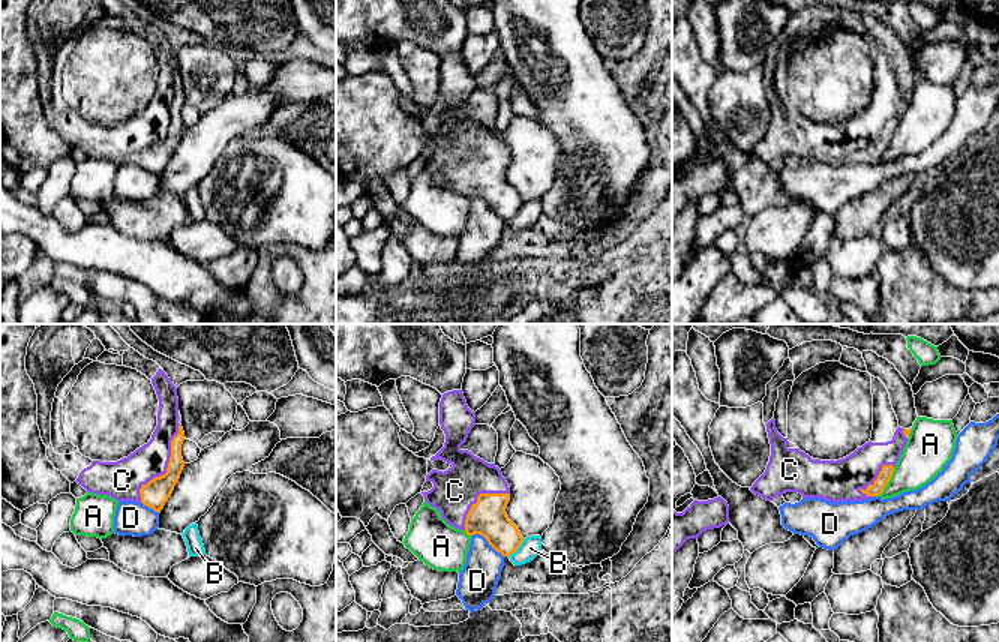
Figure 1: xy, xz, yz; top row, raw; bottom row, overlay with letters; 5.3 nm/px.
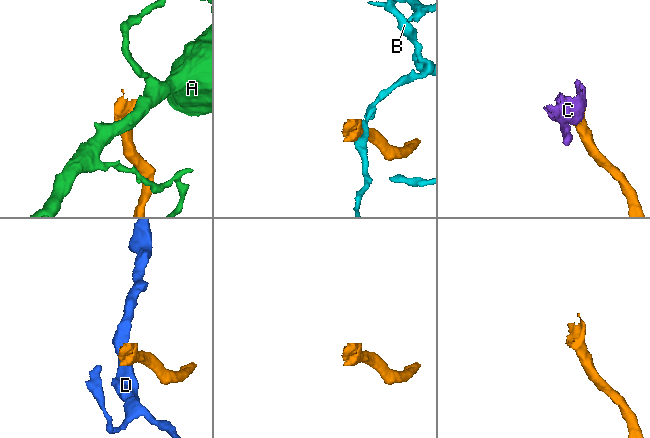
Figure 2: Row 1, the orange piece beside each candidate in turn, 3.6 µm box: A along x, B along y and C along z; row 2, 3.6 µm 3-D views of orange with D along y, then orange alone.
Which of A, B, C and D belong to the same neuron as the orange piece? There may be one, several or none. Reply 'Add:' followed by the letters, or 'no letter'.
Add: C

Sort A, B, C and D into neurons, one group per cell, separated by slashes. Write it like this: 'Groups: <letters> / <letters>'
Groups: A / B / C / D

